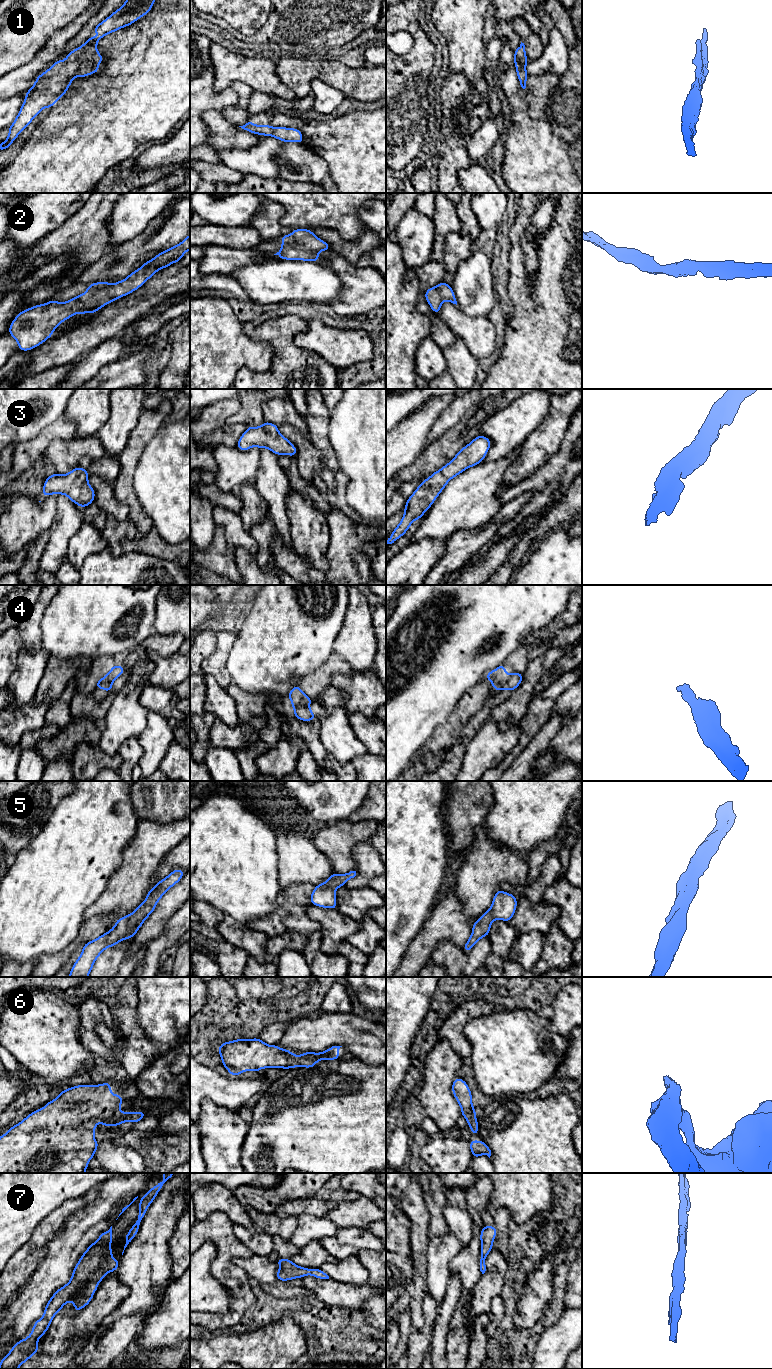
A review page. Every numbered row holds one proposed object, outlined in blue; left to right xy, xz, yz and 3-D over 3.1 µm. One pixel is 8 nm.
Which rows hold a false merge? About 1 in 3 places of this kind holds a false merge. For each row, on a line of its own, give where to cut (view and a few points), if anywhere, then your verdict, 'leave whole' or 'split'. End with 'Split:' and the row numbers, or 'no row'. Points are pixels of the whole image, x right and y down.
1: cut none; leave whole
2: cut none; leave whole
3: cut none; leave whole
4: cut xz (293, 706), (308, 707); split
5: cut none; leave whole
6: cut none; leave whole
7: cut none; leave whole
Split: 4

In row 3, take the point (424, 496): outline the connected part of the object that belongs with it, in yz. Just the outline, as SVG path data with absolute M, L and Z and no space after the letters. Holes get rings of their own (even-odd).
M478 435L460 449L449 463L422 481L408 498L404 506L402 520L388 538L387 544L394 543L407 532L415 520L422 518L451 479L466 469L481 463L486 457L490 446L491 440L489 438Z

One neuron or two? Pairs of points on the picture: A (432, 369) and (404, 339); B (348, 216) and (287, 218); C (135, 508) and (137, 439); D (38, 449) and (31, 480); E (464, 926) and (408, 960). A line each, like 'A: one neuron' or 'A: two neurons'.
A: two neurons
B: one neuron
C: one neuron
D: two neurons
E: one neuron

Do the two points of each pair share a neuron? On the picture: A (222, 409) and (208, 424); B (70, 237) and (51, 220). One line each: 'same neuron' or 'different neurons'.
A: same neuron
B: different neurons

